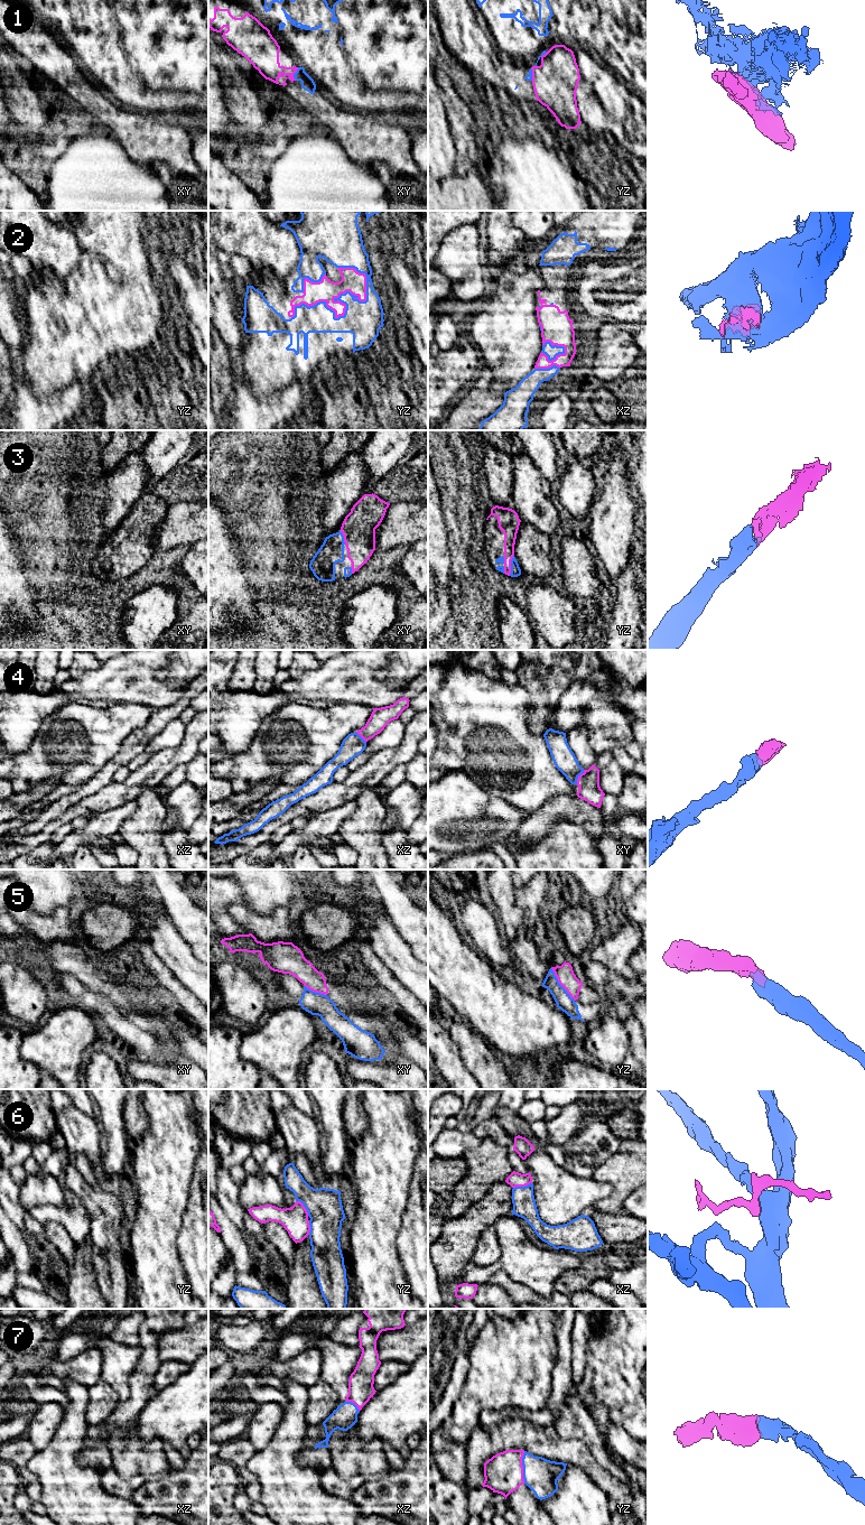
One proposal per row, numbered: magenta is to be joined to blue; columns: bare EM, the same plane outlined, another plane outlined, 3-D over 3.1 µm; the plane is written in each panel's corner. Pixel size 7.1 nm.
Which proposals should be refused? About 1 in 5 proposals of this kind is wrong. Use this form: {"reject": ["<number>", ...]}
{"reject": ["1", "5"]}

